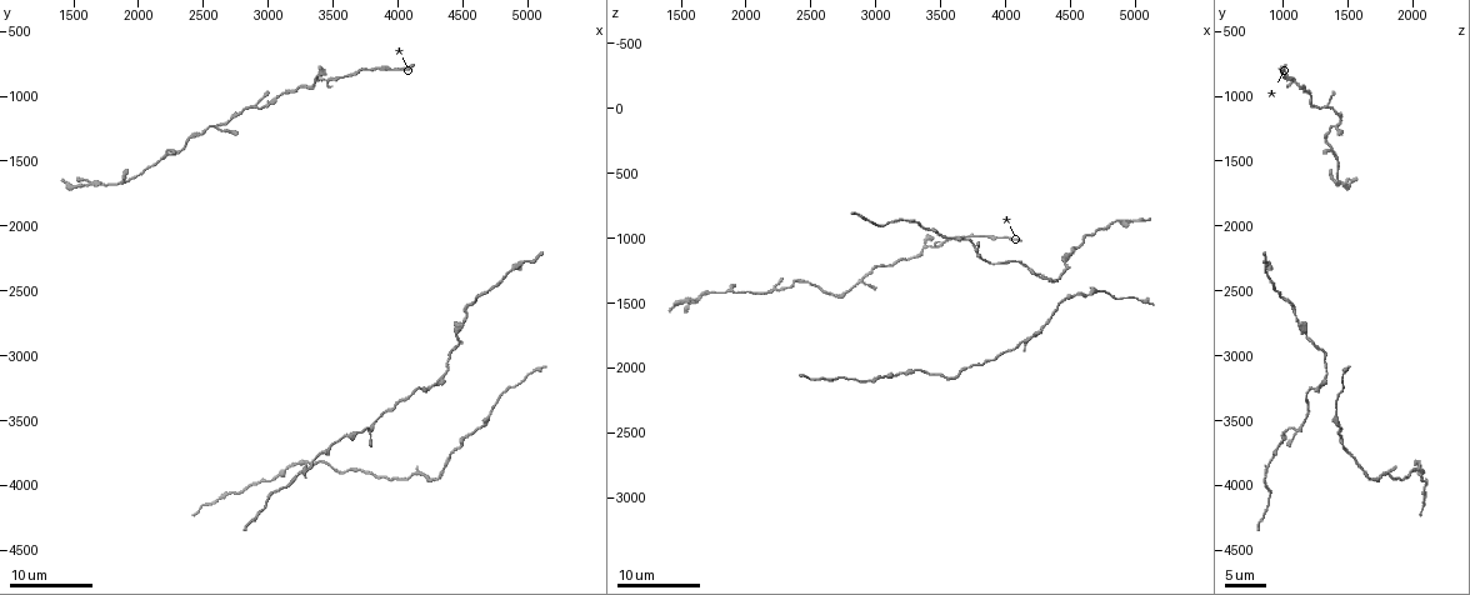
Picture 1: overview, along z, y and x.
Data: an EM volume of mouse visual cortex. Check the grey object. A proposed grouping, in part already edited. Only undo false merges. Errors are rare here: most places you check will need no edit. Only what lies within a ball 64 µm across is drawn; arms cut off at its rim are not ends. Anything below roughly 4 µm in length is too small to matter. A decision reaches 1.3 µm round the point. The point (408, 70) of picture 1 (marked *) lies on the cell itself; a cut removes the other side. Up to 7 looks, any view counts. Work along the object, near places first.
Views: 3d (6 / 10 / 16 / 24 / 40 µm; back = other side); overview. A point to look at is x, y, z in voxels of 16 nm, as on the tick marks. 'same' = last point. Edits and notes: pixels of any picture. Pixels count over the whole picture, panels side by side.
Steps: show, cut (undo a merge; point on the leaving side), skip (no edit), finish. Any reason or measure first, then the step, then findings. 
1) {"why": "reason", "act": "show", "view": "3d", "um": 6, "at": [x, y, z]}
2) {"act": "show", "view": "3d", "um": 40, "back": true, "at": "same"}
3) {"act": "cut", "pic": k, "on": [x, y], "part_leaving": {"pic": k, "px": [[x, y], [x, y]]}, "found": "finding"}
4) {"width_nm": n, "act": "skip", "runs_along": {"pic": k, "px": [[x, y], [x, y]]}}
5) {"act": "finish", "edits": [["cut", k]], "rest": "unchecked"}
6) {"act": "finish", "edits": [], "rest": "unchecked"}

{"act": "show", "view": "3d", "um": 24, "at": [3440, 900, 1040]}

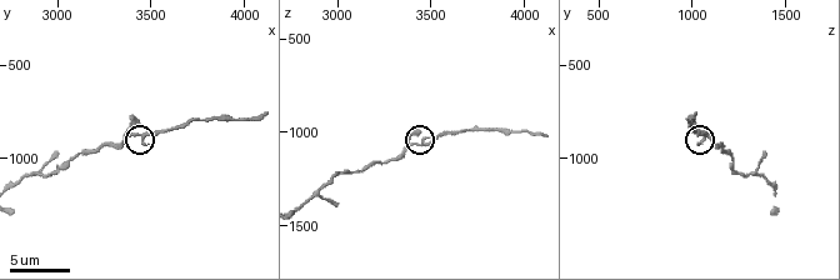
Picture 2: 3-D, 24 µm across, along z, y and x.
{"act": "show", "view": "3d", "um": 6, "at": [3440, 880, 1060]}

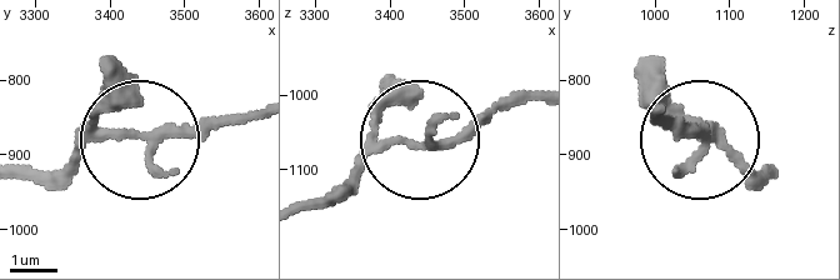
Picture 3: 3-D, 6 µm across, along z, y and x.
{"act": "show", "view": "3d", "um": 6, "back": true, "at": [3425, 875, 1060]}

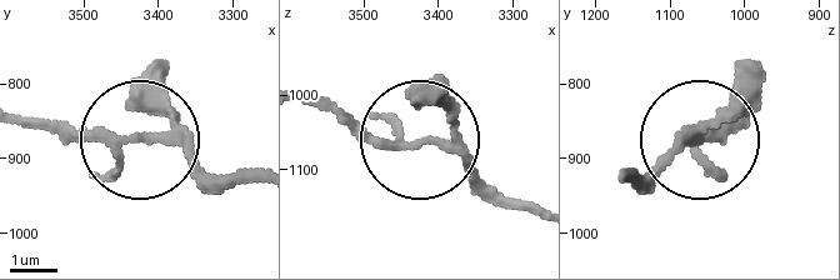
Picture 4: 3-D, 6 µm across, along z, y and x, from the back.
{"act": "skip", "runs_along": {"pic": 4, "px": [[21, 118], [176, 145], [220, 185]]}, "found": "continuous, no second cell"}

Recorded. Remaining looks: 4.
{"act": "show", "view": "3d", "um": 16, "at": [4160, 3900, 1780]}

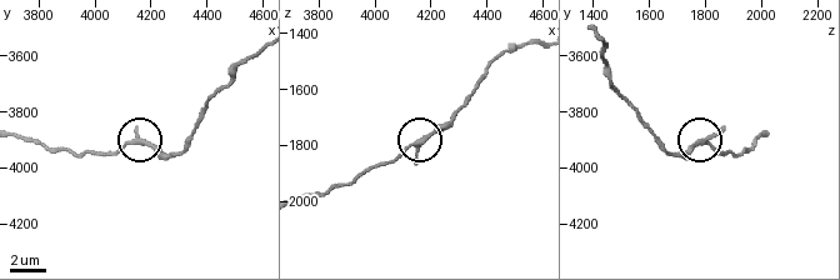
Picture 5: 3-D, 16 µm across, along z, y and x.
{"why": "zoom in", "act": "show", "view": "3d", "um": 6, "at": [4160, 3900, 1790]}

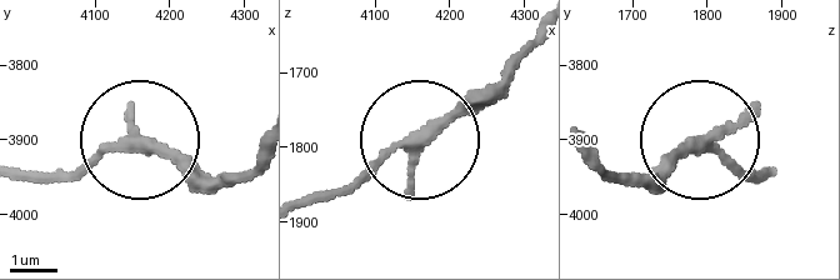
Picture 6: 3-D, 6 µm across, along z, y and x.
{"act": "skip", "runs_along": {"pic": 6, "px": [[259, 165], [199, 176], [115, 141], [60, 176]]}, "found": "continuous, no second cell"}

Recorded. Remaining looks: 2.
{"why": "arms run side by side", "act": "show", "view": "3d", "um": 24, "at": [3220, 3940, 860]}

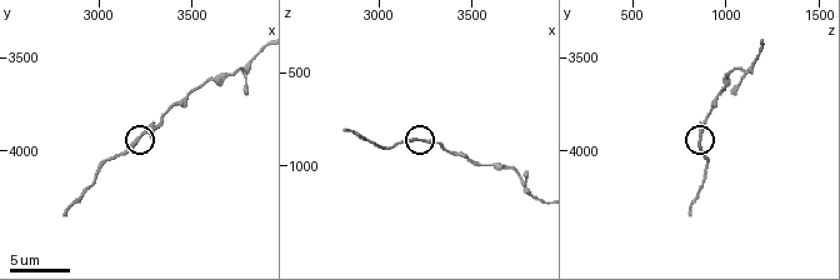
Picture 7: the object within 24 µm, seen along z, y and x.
{"act": "show", "view": "3d", "um": 10, "at": [3220, 3920, 860]}

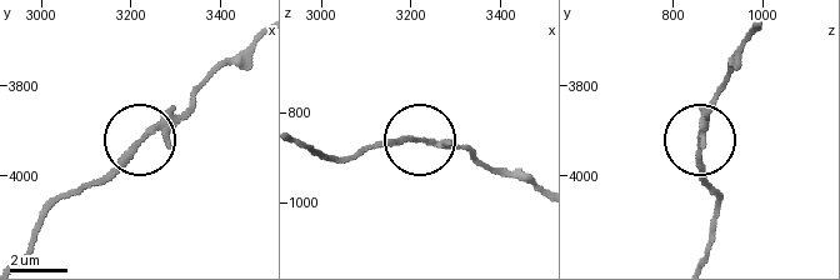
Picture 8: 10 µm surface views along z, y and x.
{"arms": 3, "act": "skip", "runs_along": {"pic": 8, "px": [[533, 189], [468, 153], [425, 141], [363, 149]]}, "found": "continuous, no second cell"}

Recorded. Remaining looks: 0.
{"act": "finish", "edits": [], "rest": "unchecked"}

